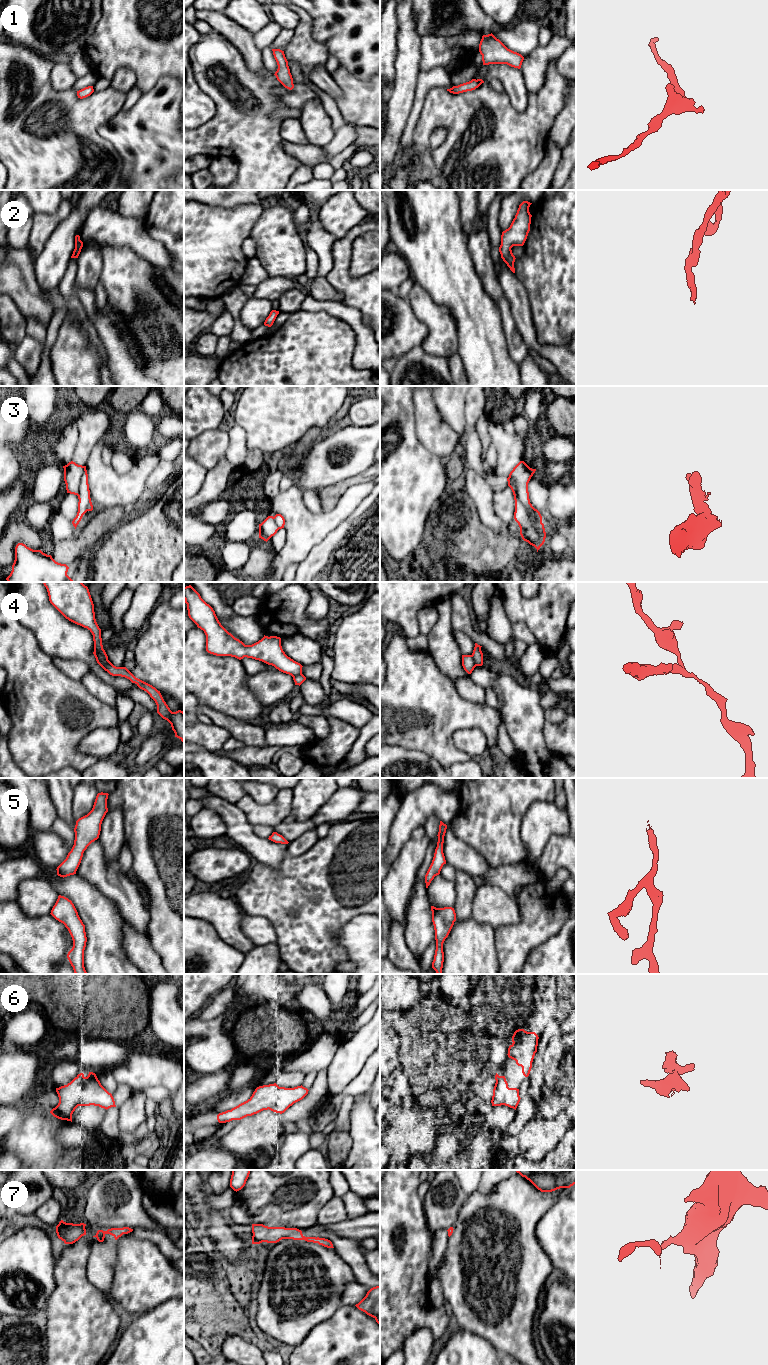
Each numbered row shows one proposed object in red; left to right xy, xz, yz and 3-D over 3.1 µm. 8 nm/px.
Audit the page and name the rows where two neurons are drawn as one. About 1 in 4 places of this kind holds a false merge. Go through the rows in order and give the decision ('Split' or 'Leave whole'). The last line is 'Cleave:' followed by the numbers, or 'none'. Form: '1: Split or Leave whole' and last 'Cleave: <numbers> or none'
1: Leave whole
2: Leave whole
3: Split
4: Split
5: Leave whole
6: Leave whole
7: Leave whole
Cleave: 3, 4

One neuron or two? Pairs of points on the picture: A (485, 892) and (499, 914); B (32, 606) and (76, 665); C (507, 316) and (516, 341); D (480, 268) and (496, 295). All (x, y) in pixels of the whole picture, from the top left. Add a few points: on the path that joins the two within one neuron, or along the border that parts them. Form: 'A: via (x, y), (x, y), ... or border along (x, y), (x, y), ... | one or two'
A: via (487, 897), (496, 909) | one
B: border along (53, 657), (83, 660), (87, 663), (89, 669) | two
C: via (508, 322), (511, 335) | one
D: via (487, 275), (493, 288) | one

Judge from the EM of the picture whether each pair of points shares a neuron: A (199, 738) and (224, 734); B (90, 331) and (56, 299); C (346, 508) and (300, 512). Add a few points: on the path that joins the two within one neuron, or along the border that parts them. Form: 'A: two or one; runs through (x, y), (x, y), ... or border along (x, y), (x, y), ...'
A: one; runs through (205, 736), (218, 735)
B: one; runs through (84, 322), (65, 305)
C: one; runs through (335, 517), (332, 519), (311, 519)

